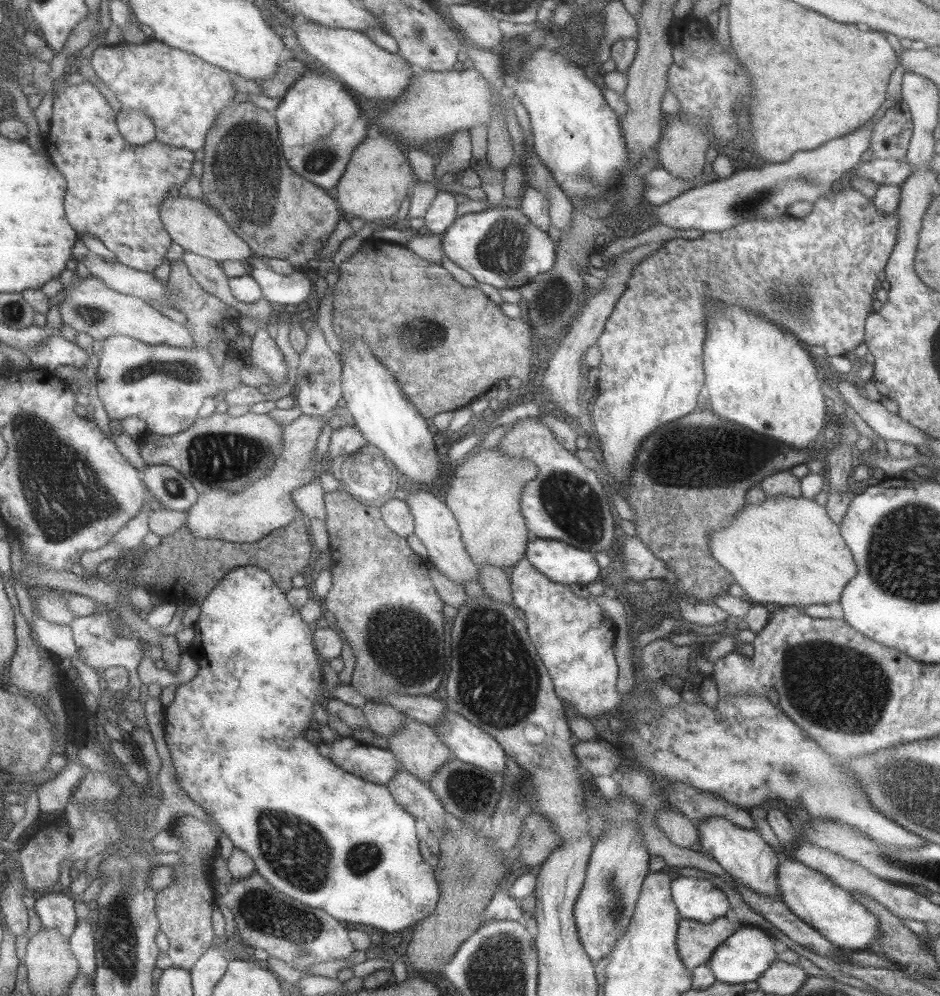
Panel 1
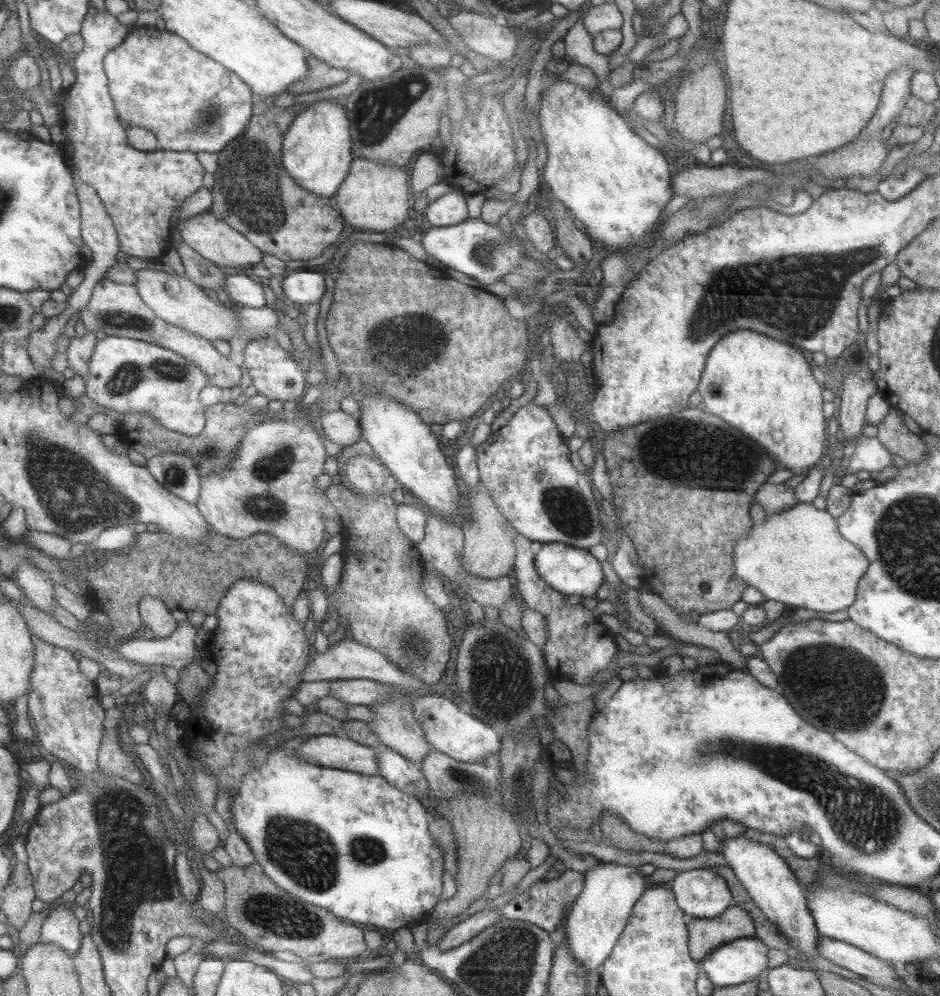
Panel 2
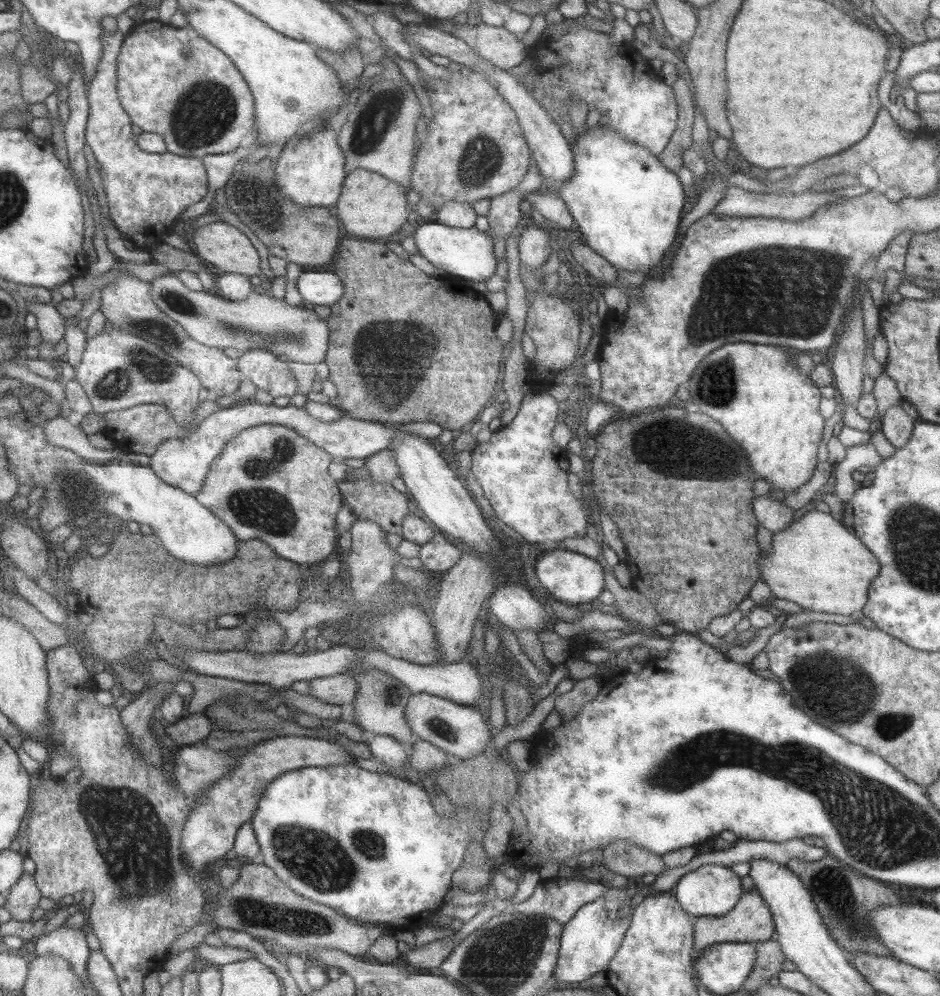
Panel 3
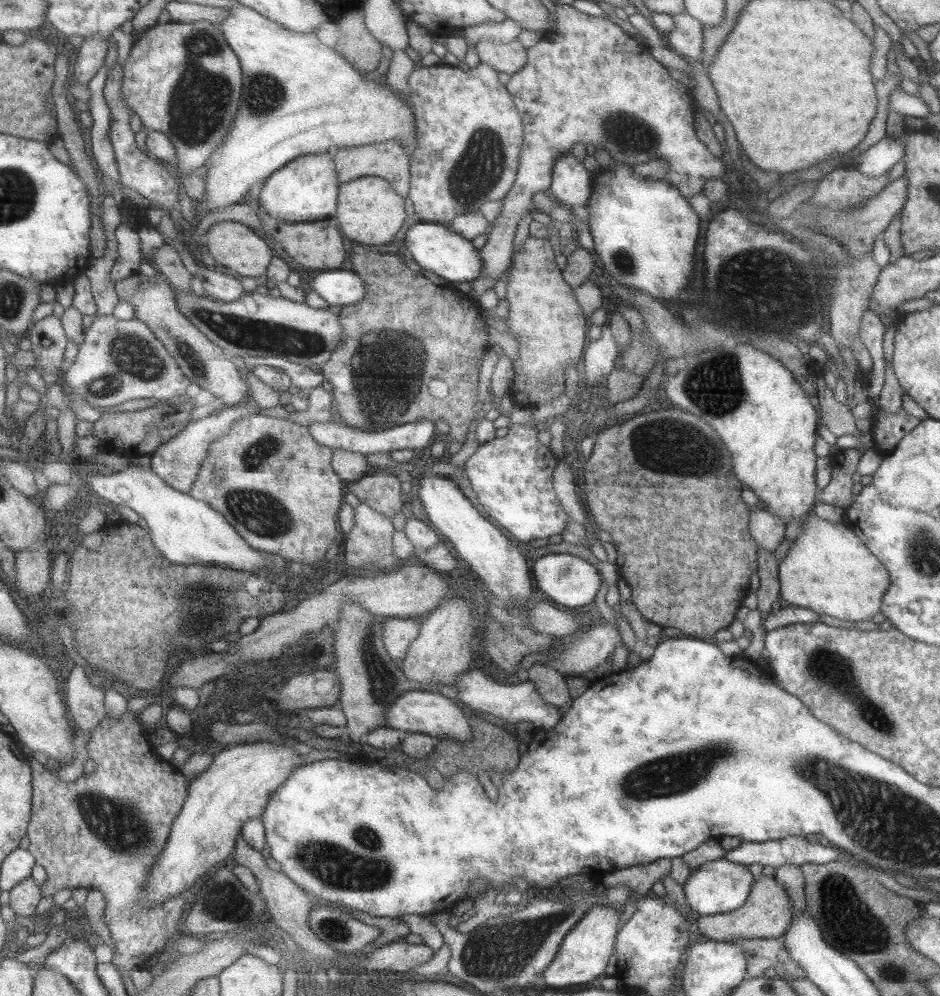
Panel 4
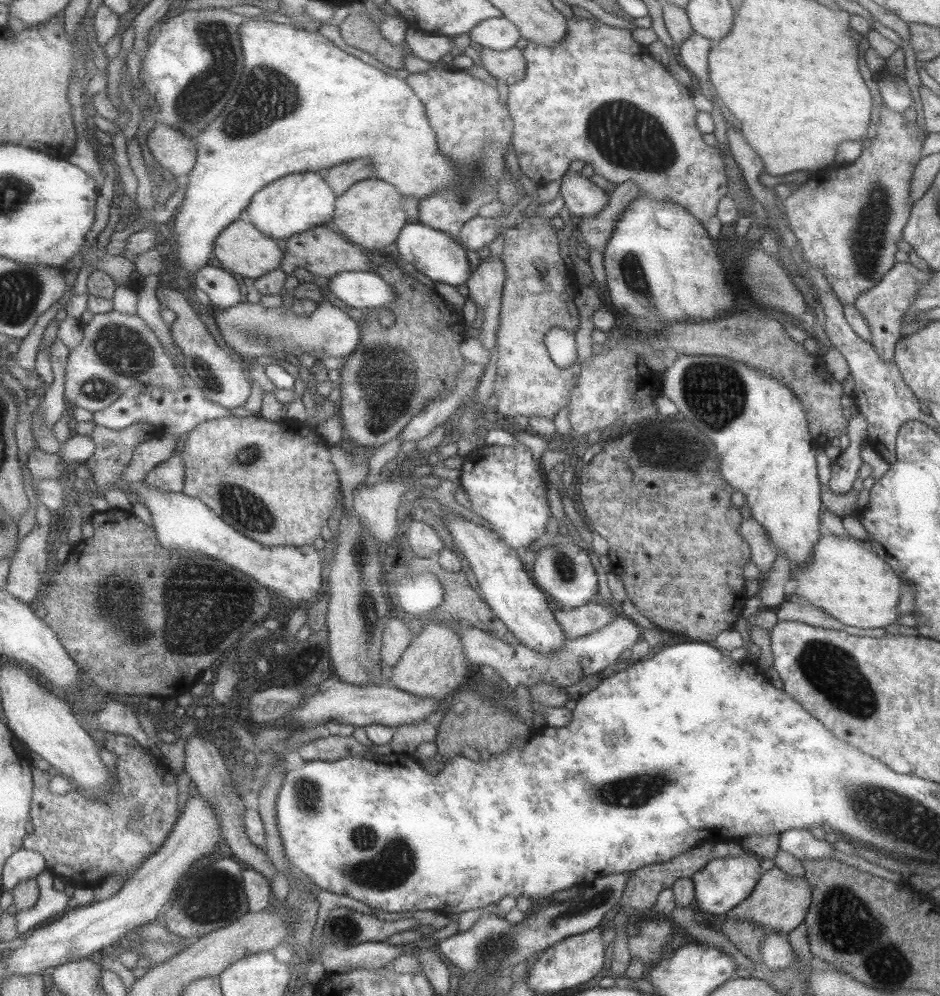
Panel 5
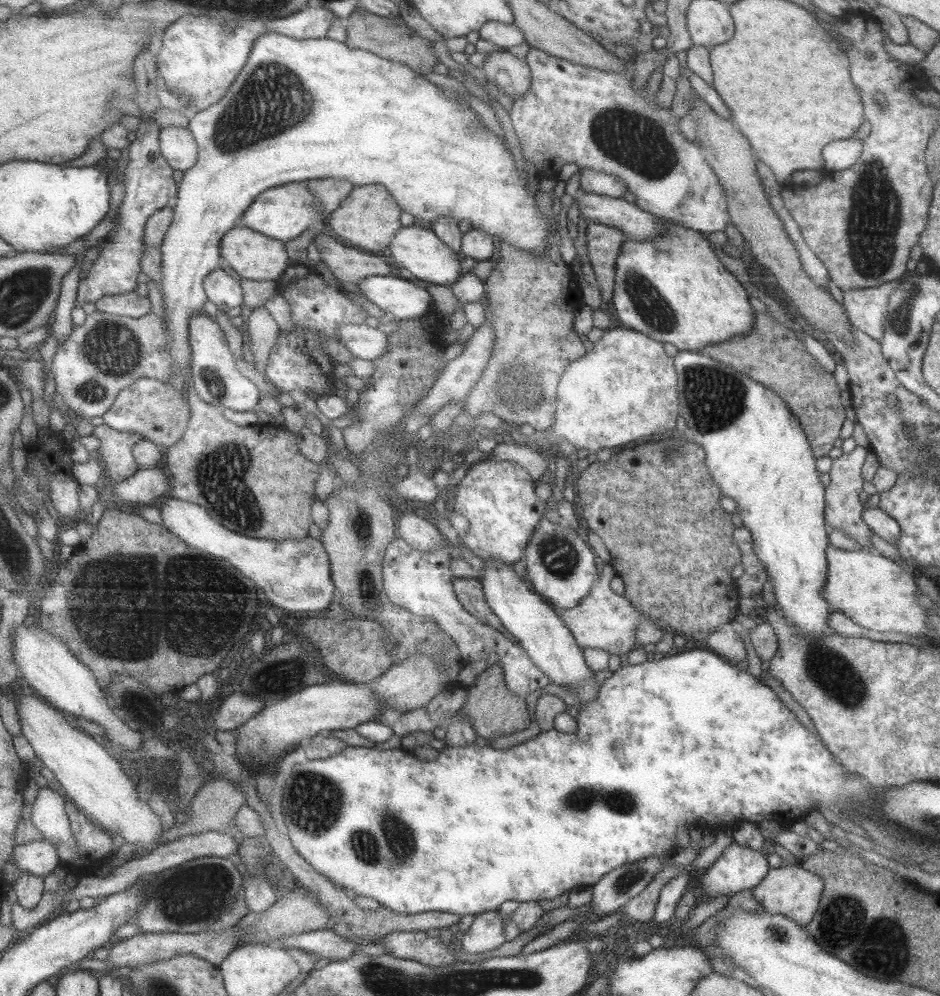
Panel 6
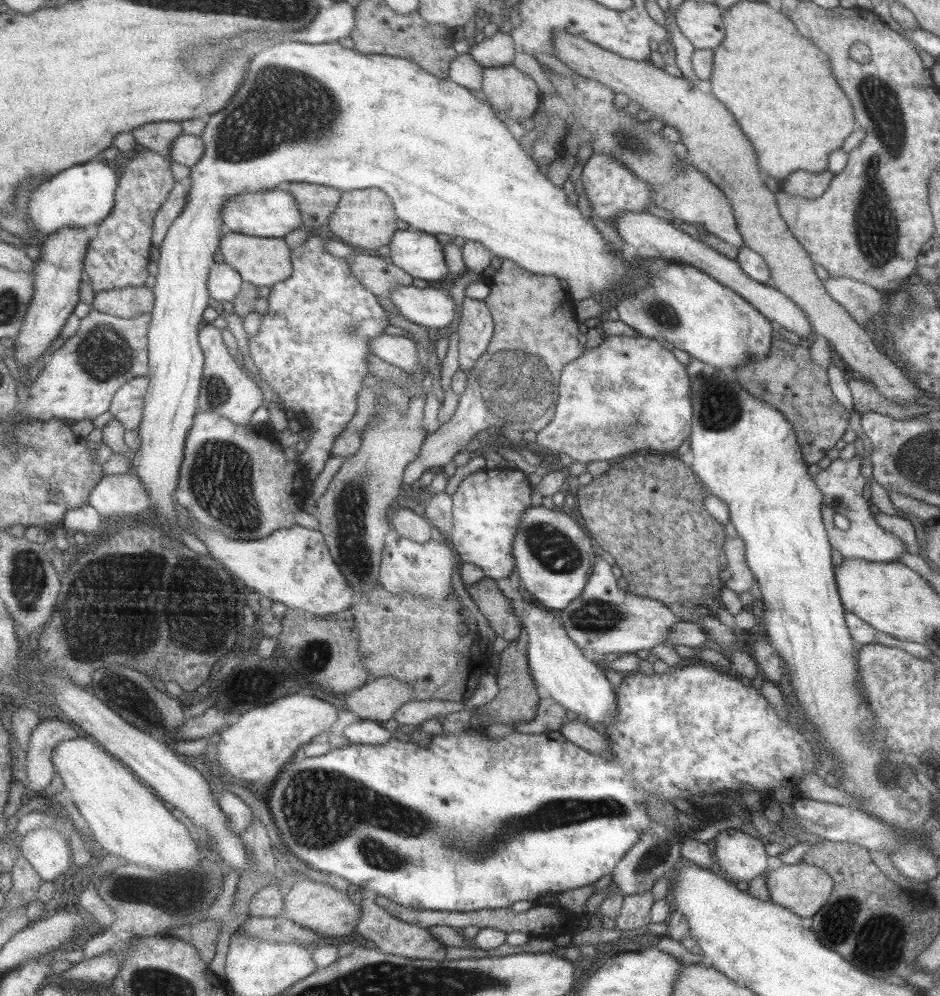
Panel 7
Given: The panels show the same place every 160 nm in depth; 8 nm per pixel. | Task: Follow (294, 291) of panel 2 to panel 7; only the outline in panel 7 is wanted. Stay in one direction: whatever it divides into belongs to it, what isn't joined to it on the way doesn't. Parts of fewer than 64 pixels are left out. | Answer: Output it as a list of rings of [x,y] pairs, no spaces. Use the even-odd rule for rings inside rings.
[[[395,285],[390,288],[390,301],[405,320],[428,328],[448,326],[453,318],[454,303],[444,290]]]

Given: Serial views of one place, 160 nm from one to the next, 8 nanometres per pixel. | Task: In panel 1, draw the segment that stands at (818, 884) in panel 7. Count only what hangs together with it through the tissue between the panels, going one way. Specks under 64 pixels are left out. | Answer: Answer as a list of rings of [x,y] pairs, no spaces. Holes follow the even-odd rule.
[[[726,914],[709,924],[689,920],[679,916],[676,928],[677,957],[683,967],[691,972],[693,968],[706,964],[715,948],[741,923]]]

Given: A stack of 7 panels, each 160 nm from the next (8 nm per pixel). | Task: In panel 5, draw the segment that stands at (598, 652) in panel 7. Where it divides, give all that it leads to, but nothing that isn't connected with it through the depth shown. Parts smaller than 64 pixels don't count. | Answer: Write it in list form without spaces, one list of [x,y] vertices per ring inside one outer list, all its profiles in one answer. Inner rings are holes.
[[[600,599],[584,604],[575,610],[553,610],[553,619],[557,621],[559,628],[562,628],[566,638],[573,640],[611,624],[621,615],[617,604],[604,603]]]

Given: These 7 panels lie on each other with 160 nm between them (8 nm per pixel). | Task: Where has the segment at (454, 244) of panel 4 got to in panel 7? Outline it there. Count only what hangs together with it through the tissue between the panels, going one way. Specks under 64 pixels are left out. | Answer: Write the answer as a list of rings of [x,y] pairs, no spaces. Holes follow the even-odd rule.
[[[408,228],[394,232],[387,259],[411,277],[443,281],[447,275],[444,252],[432,234]]]

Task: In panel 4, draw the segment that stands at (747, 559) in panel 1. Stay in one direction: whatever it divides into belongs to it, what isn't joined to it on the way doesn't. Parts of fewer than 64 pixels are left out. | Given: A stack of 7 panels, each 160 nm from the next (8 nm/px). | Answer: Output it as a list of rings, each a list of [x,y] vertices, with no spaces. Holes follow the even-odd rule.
[[[809,514],[800,529],[800,534],[778,563],[782,599],[789,606],[827,615],[842,623],[871,620],[879,613],[882,594],[890,583],[885,567],[843,522],[831,523]]]

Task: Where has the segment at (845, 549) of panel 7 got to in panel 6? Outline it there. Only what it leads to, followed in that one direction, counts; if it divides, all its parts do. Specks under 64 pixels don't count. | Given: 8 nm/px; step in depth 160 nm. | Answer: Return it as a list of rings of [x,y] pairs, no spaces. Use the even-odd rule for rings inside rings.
[[[856,447],[849,452],[849,454],[843,453],[838,458],[832,460],[831,469],[829,470],[829,485],[824,488],[824,520],[827,526],[827,530],[833,530],[836,528],[837,531],[842,532],[849,539],[855,541],[859,546],[859,550],[864,550],[865,552],[873,552],[873,547],[871,547],[871,534],[873,532],[871,529],[863,523],[861,518],[861,513],[864,510],[864,504],[859,502],[859,492],[862,491],[863,480],[861,479],[861,468],[865,462],[865,457],[868,455],[869,449]]]

